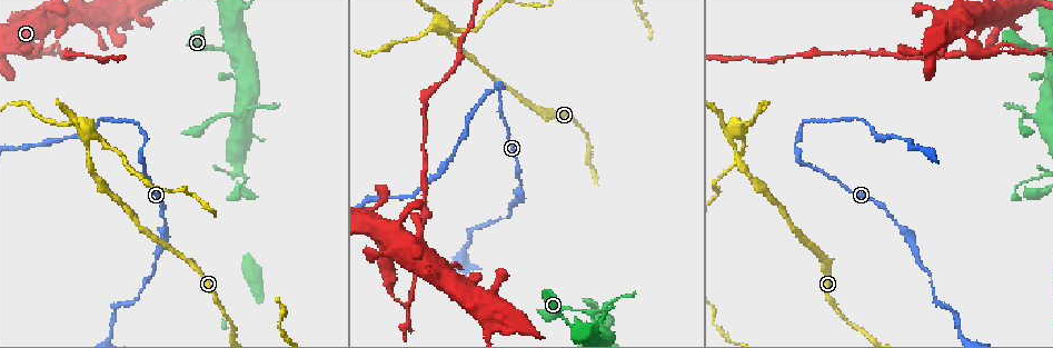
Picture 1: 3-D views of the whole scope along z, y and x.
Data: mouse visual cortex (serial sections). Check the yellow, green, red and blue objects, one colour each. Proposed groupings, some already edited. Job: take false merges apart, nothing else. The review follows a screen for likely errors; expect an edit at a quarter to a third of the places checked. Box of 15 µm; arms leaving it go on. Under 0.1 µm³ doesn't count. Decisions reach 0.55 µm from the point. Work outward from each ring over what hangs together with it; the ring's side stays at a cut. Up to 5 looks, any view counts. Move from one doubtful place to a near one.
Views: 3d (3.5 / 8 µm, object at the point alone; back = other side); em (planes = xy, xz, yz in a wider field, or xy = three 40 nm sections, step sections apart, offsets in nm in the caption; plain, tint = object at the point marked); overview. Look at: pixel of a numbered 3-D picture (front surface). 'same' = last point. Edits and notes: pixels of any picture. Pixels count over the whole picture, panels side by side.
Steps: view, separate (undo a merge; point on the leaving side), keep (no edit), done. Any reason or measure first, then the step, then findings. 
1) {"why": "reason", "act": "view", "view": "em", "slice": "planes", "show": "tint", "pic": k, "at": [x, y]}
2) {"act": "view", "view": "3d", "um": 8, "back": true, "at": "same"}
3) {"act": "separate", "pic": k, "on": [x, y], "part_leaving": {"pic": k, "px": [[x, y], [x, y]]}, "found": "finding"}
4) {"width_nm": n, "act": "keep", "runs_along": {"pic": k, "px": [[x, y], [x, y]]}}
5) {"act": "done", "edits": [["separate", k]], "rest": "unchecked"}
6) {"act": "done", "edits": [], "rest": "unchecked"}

{"why": "looks like a crossing", "act": "view", "view": "3d", "um": 3.5, "pic": 1, "at": [90, 134]}

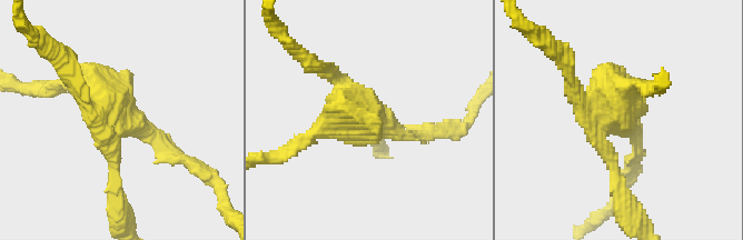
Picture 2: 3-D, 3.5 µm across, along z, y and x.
{"why": "need the tissue", "act": "view", "view": "em", "slice": "xy", "step": 1, "show": "tint", "pic": 2, "at": [115, 116]}

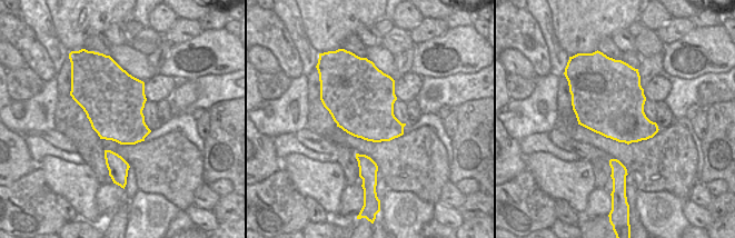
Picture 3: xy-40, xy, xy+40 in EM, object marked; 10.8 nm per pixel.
{"act": "separate", "pic": 2, "on": [336, 119], "part_leaving": {"pic": 2, "px": [[355, 98], [399, 134], [434, 131]]}, "found": "two cells meet here"}

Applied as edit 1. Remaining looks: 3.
{"why": "sharp bend", "act": "view", "view": "3d", "um": 8, "pic": 1, "at": [50, 49]}

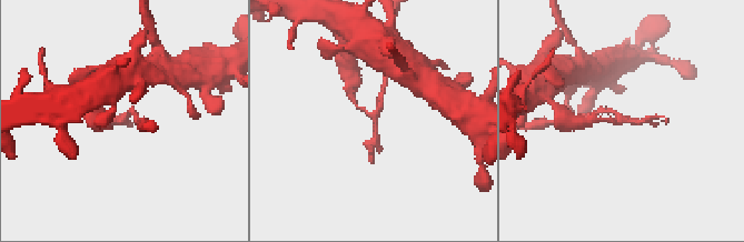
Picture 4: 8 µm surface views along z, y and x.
{"why": "zoom in", "act": "view", "view": "3d", "um": 3.5, "pic": 4, "at": [127, 114]}

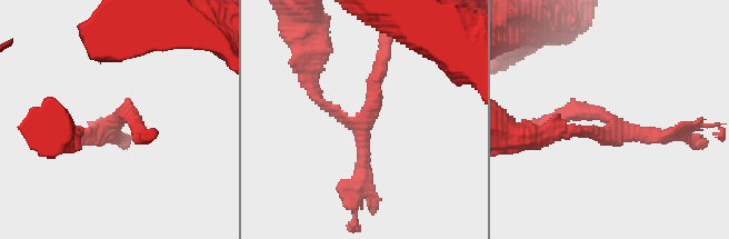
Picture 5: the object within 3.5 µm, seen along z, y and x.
{"act": "view", "view": "em", "slice": "planes", "show": "tint", "pic": 5, "at": [365, 116]}

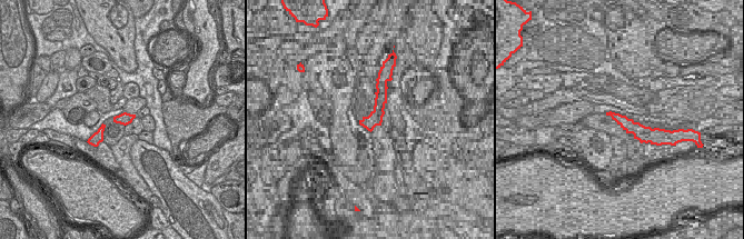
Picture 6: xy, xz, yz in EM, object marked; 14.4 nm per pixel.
{"act": "separate", "pic": 5, "on": [579, 112], "part_leaving": {"pic": 5, "px": [[341, 115], [351, 122], [369, 115], [386, 58]]}, "found": "two cells meet here"}

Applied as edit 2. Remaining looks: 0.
{"act": "done", "edits": [["separate", 2], ["separate", 5]], "rest": "unchecked"}

